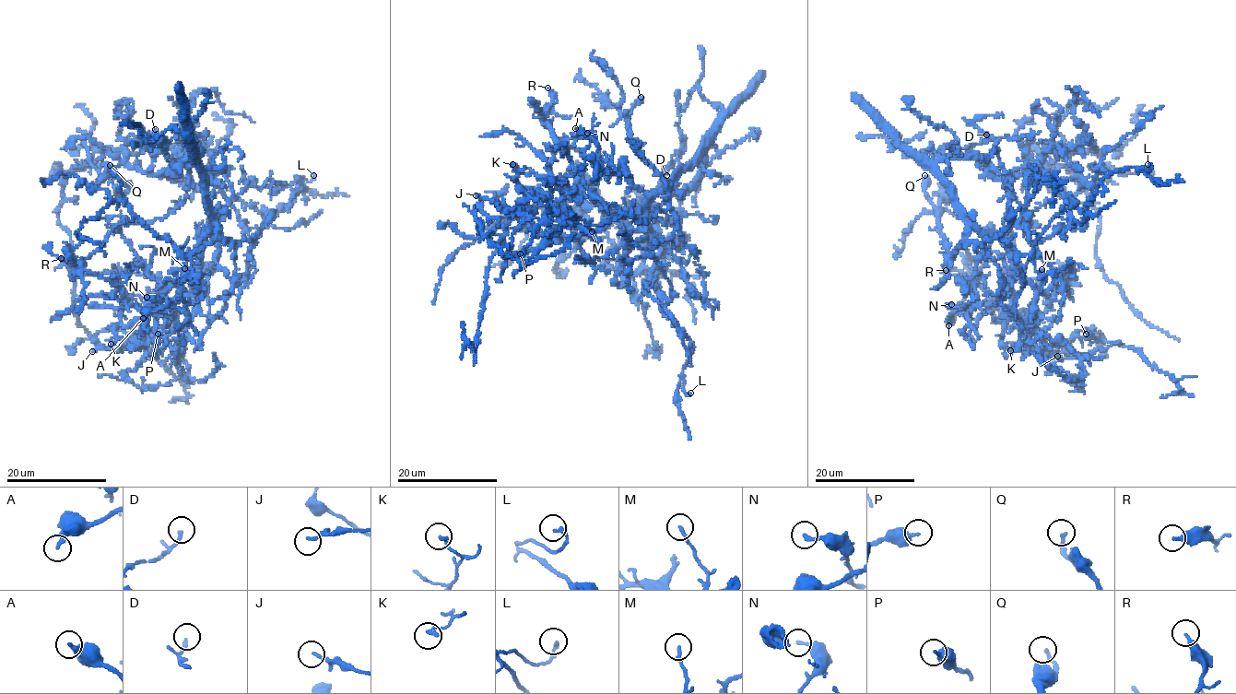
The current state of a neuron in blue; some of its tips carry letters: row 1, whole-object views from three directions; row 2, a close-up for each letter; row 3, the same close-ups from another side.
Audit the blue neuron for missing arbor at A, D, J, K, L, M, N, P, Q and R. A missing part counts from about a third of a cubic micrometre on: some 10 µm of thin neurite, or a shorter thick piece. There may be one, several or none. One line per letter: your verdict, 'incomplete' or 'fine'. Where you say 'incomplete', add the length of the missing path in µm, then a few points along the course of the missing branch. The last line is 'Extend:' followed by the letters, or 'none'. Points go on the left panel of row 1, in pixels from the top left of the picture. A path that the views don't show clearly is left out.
A: fine
D: incomplete | 15 µm | (155, 129), (149, 120), (161, 113), (166, 107), (169, 108)
J: fine
K: fine
L: fine
M: fine
N: incomplete | 10 µm
P: fine
Q: fine
R: fine
Extend: D, N

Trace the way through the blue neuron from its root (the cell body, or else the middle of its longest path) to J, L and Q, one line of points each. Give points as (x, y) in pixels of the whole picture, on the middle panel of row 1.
J: (702, 150), (683, 165), (674, 183), (597, 229), (561, 217), (532, 199), (509, 208), (476, 195)
L: (702, 150), (690, 183), (651, 200), (660, 249), (651, 279), (662, 311), (692, 344), (683, 370), (690, 393)
Q: (702, 150), (698, 150), (672, 183), (665, 182), (639, 153), (629, 133), (627, 117), (641, 97)

